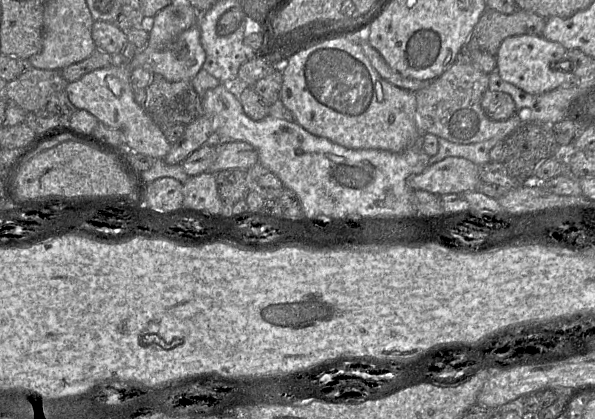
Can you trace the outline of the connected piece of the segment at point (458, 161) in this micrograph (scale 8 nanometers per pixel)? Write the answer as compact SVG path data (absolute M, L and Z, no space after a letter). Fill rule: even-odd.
M461 157L444 158L409 178L412 190L425 190L438 196L476 191L480 183L479 166Z

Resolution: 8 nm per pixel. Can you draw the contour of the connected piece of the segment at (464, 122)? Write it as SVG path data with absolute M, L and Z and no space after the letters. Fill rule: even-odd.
M456 61L430 84L415 92L416 124L420 132L432 133L456 144L471 144L489 139L505 139L518 129L523 122L517 113L512 117L495 121L485 115L481 107L482 96L488 89L489 74L474 64L461 64Z

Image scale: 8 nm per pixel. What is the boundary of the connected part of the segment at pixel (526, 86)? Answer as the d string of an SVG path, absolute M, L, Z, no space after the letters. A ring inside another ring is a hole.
M542 35L509 36L501 42L495 57L496 71L501 79L529 94L553 90L568 84L572 77L572 63L567 59L567 49Z

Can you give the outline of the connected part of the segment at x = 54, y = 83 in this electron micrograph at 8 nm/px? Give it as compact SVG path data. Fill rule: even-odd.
M27 66L20 76L7 82L3 94L26 112L33 112L44 110L51 96L65 90L67 84L61 70Z

